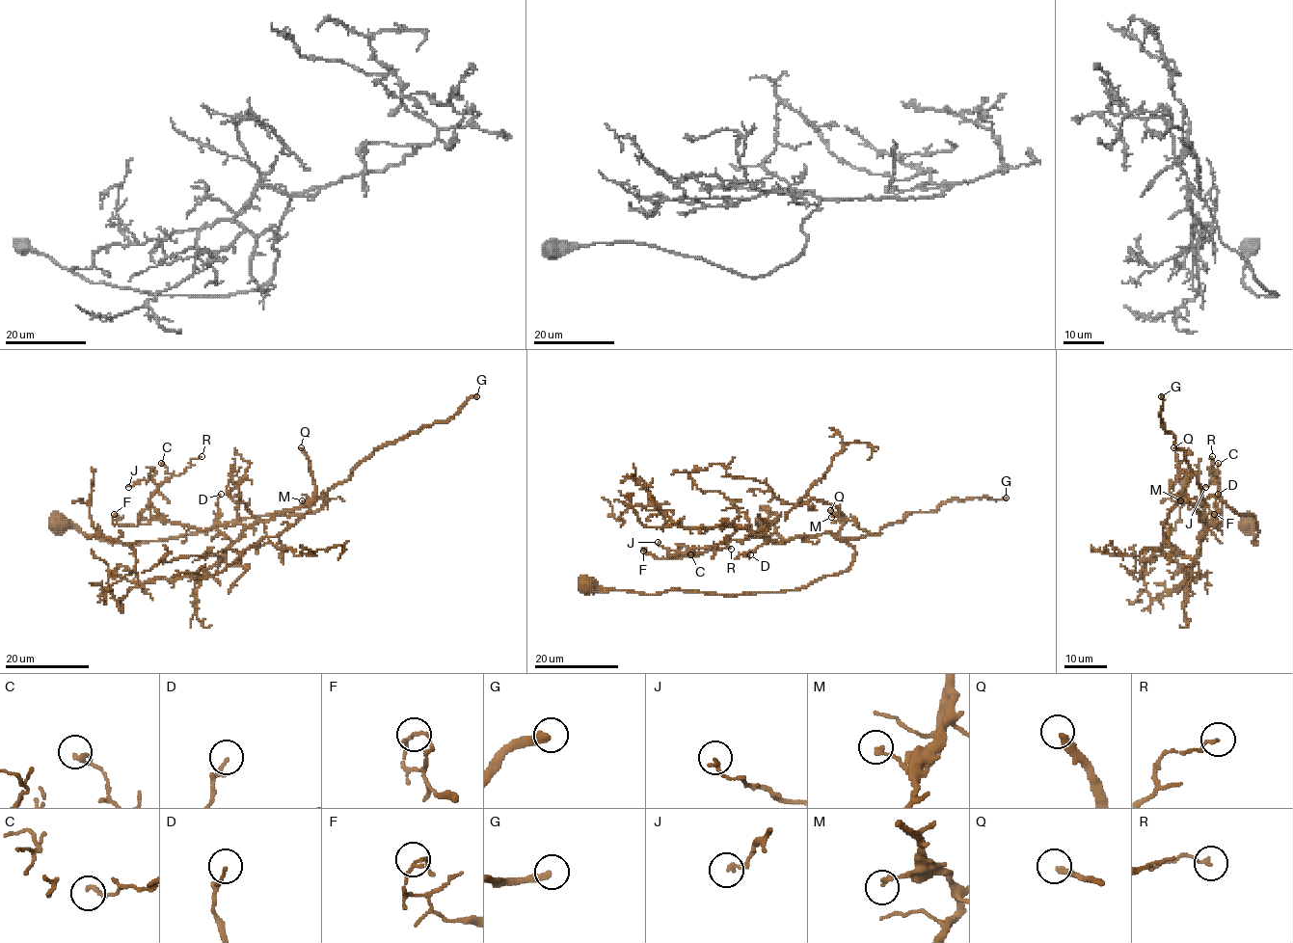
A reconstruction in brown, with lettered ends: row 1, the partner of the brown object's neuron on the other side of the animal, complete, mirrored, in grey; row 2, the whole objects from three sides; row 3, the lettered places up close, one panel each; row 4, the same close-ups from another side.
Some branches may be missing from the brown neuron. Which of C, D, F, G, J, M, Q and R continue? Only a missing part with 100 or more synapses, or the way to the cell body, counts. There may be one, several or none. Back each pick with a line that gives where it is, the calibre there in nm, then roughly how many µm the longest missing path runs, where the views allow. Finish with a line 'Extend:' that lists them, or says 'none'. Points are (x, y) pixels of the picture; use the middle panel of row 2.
G: Place: (1006, 498). Thickness 360 nm. Missing length about 60 µm
Q: Place: (830, 510). Thickness 260 nm. Missing length about 100 µm
Extend: G, Q

